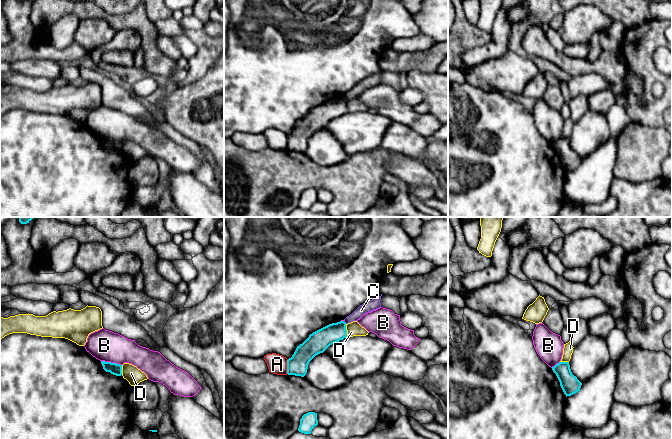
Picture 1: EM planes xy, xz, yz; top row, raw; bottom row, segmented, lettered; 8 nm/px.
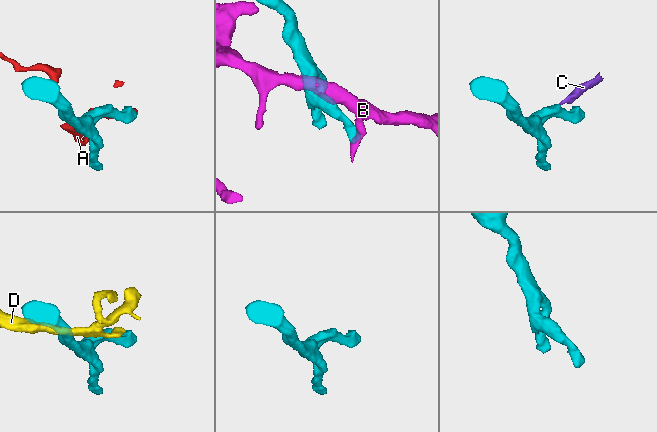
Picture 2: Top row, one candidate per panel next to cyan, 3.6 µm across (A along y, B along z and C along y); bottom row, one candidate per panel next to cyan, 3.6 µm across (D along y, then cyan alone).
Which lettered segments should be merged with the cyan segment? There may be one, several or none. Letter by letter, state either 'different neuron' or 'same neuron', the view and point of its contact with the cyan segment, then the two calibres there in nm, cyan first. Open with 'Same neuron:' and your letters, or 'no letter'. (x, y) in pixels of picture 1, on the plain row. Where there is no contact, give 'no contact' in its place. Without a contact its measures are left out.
Same neuron: no letter
A: different neuron | xz (287, 142) | 170/160 nm
B: different neuron | xy (110, 138) | 100/240 nm
C: different neuron | xz (344, 98) | 170/90 nm
D: different neuron | xz (346, 106) | 170/110 nm

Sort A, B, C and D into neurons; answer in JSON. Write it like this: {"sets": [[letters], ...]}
{"sets": [["A"], ["B"], ["C"], ["D"]]}

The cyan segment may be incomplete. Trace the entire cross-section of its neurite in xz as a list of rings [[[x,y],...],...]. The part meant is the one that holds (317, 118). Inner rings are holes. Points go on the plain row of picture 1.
[[[340,97],[329,100],[309,111],[294,130],[287,136],[287,150],[304,153],[309,138],[323,129],[330,121],[347,113],[346,99]]]

